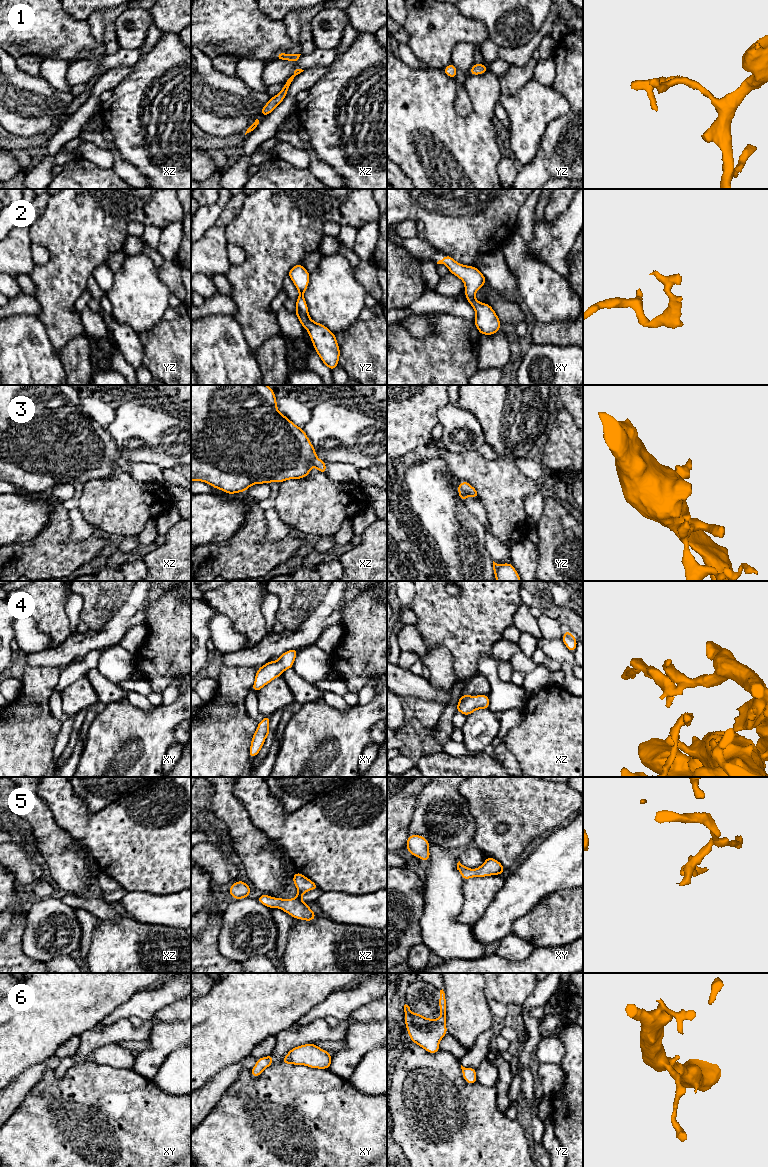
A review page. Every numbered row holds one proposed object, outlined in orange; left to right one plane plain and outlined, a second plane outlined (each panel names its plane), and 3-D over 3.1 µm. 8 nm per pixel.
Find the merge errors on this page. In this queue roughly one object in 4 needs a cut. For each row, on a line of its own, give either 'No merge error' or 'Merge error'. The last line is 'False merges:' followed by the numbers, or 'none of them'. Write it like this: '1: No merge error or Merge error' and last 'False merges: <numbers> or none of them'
1: No merge error
2: No merge error
3: No merge error
4: No merge error
5: No merge error
6: No merge error
False merges: none of them

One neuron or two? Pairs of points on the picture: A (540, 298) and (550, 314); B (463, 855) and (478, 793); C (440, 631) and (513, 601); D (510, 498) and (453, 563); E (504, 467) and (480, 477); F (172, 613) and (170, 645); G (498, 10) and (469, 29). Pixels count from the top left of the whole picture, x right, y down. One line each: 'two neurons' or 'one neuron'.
A: one neuron
B: two neurons
C: one neuron
D: two neurons
E: one neuron
F: one neuron
G: two neurons

